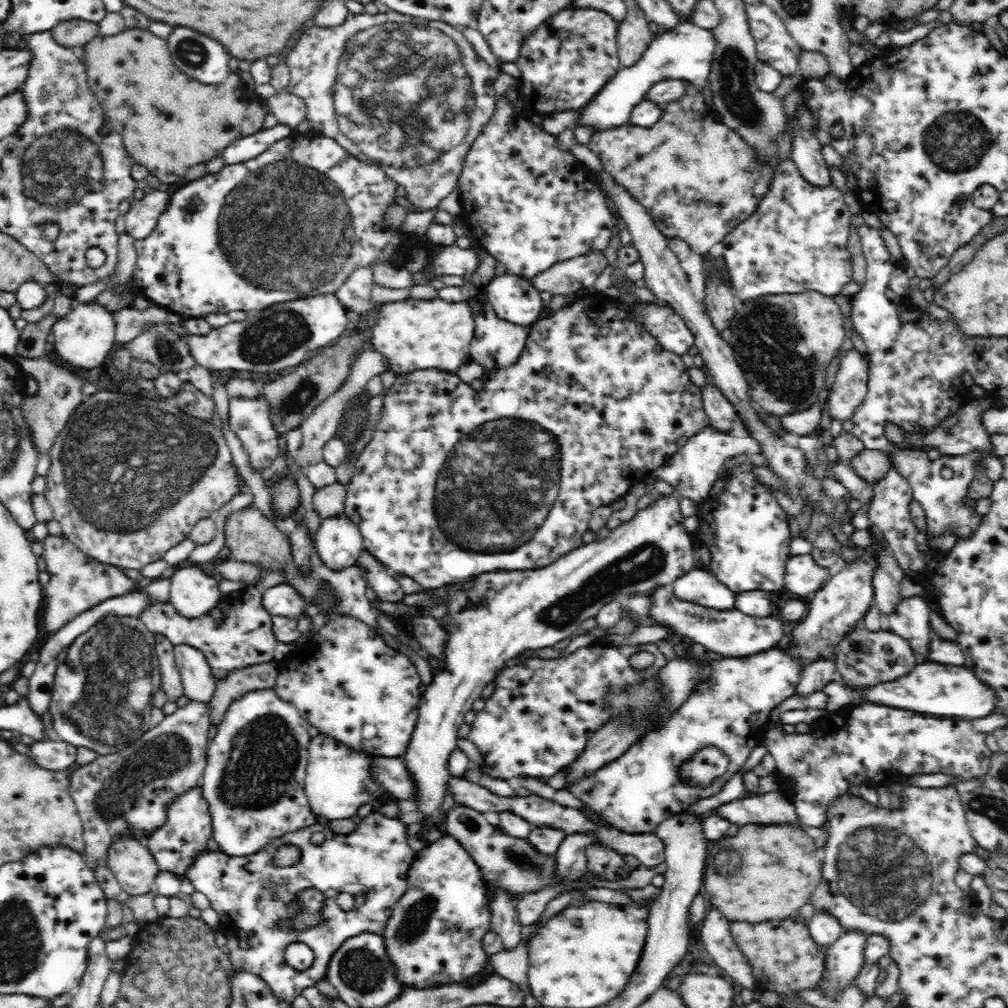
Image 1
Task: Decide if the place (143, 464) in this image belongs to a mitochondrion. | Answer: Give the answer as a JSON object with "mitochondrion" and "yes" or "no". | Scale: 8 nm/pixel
{"mitochondrion":"yes"}

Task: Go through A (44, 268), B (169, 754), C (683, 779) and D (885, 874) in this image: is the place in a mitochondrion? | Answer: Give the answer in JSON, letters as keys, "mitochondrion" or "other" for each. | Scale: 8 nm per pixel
{"A":"other","B":"mitochondrion","C":"other","D":"mitochondrion"}

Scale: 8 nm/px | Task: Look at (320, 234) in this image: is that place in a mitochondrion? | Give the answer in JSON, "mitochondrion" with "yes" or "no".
{"mitochondrion":"yes"}

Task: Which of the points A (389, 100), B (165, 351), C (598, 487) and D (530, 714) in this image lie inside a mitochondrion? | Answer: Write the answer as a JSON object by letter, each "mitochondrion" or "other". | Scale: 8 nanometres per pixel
{"A":"mitochondrion","B":"mitochondrion","C":"other","D":"mitochondrion"}

